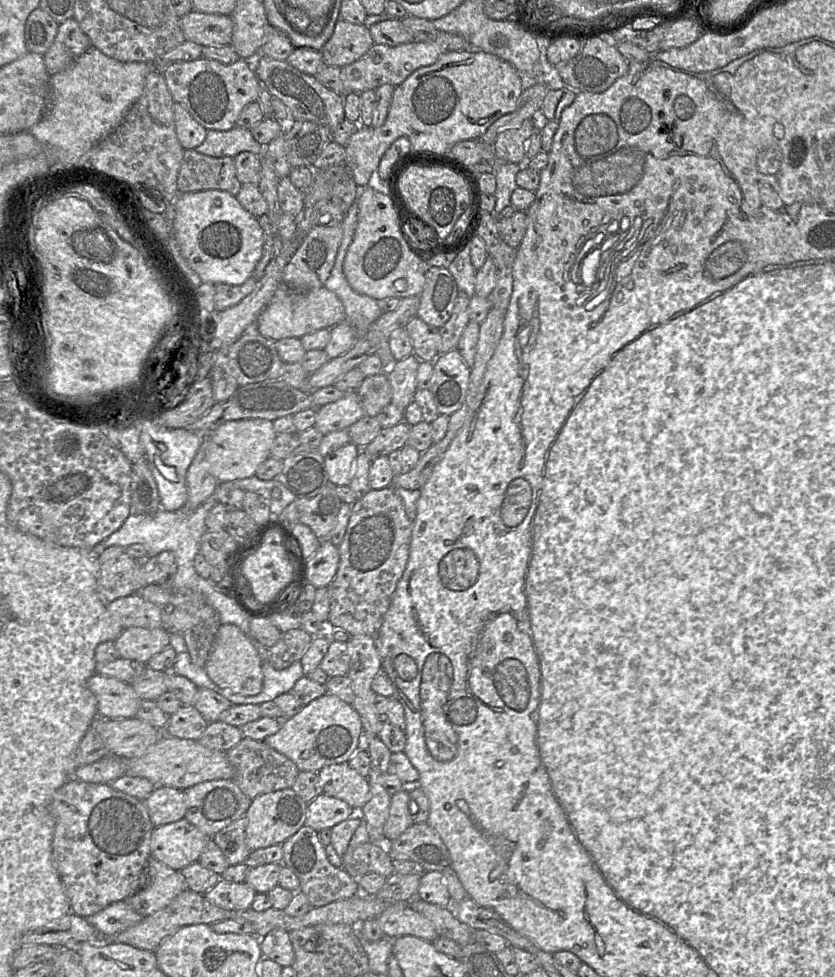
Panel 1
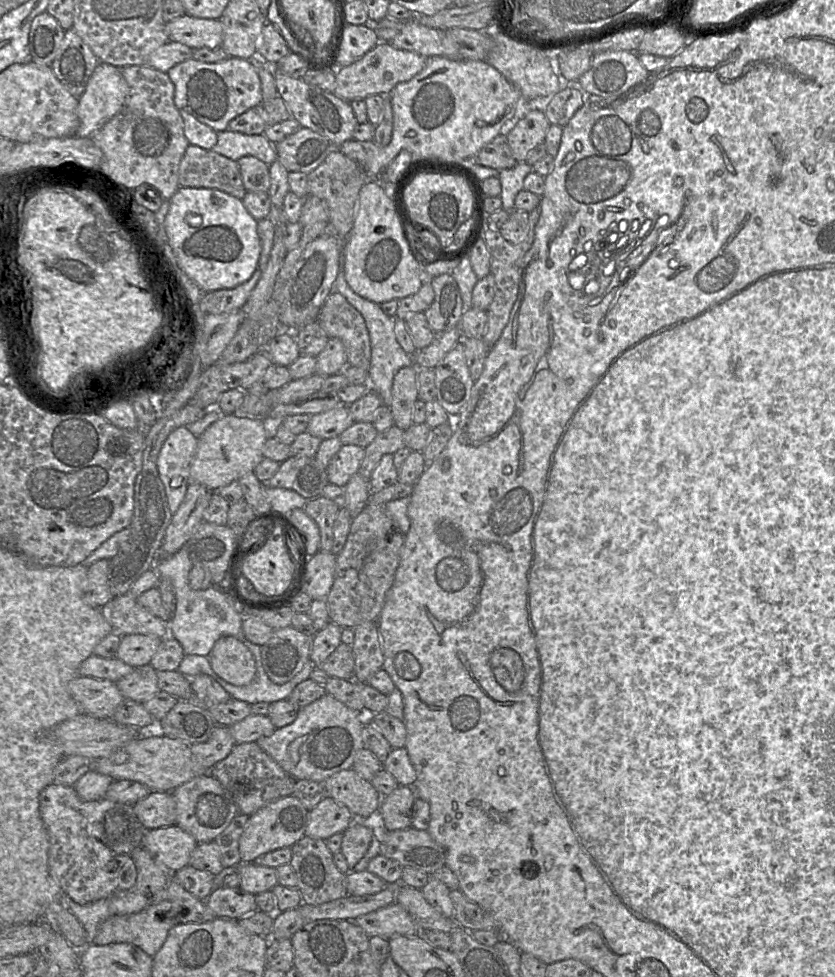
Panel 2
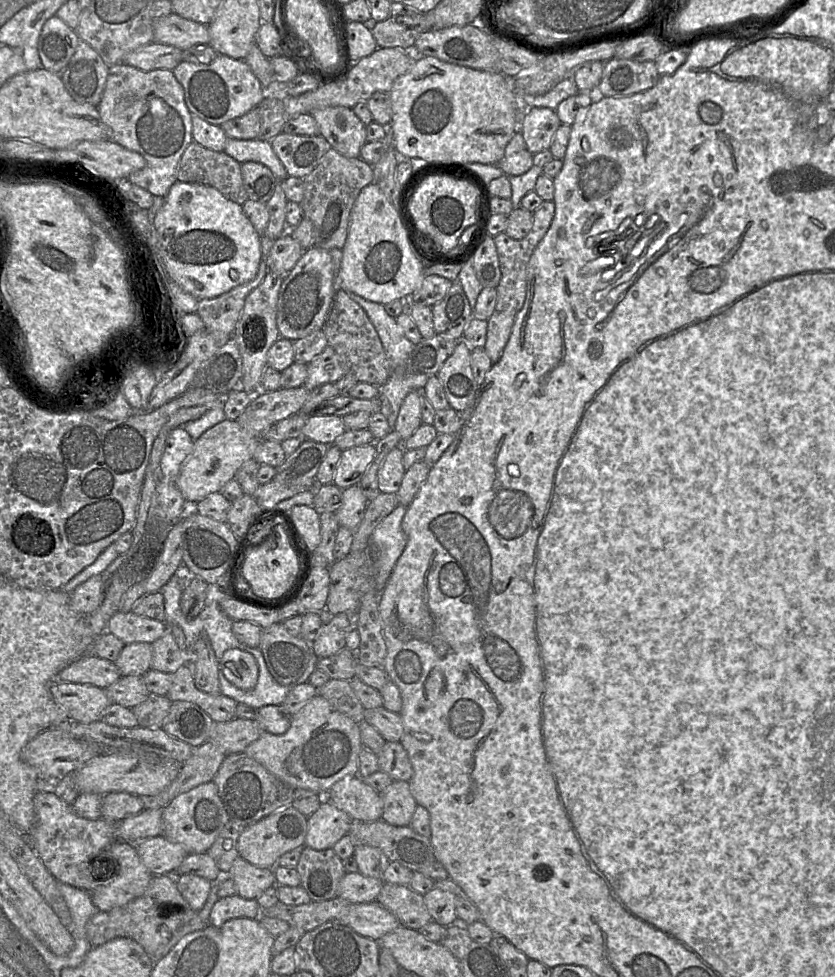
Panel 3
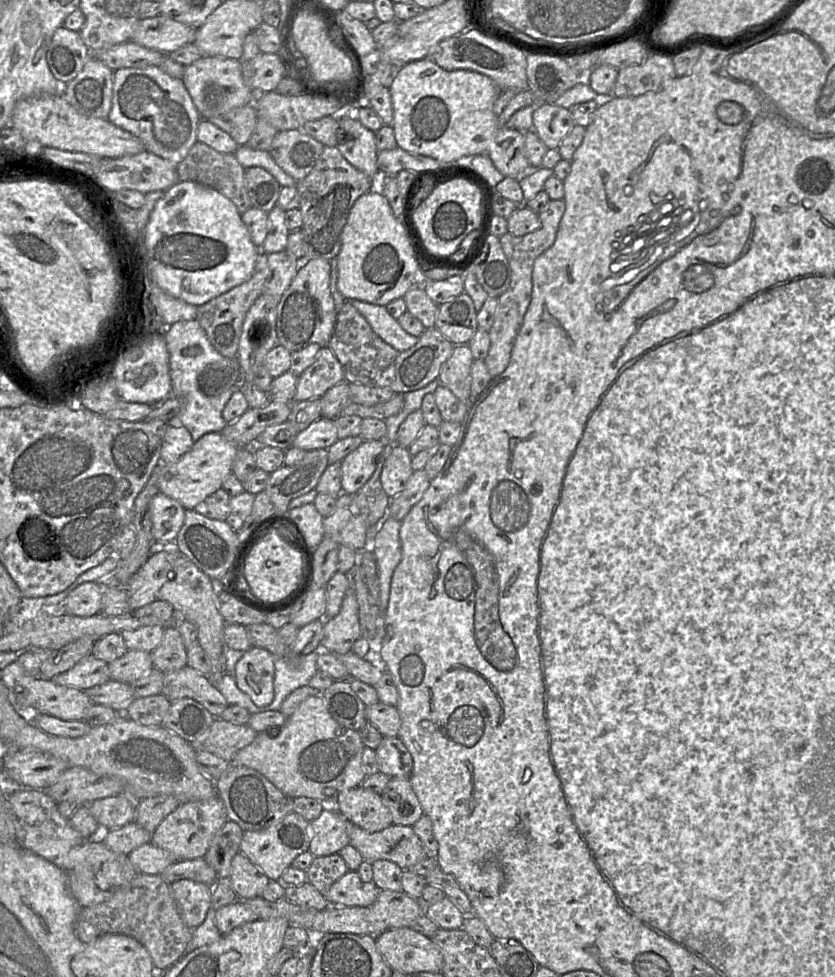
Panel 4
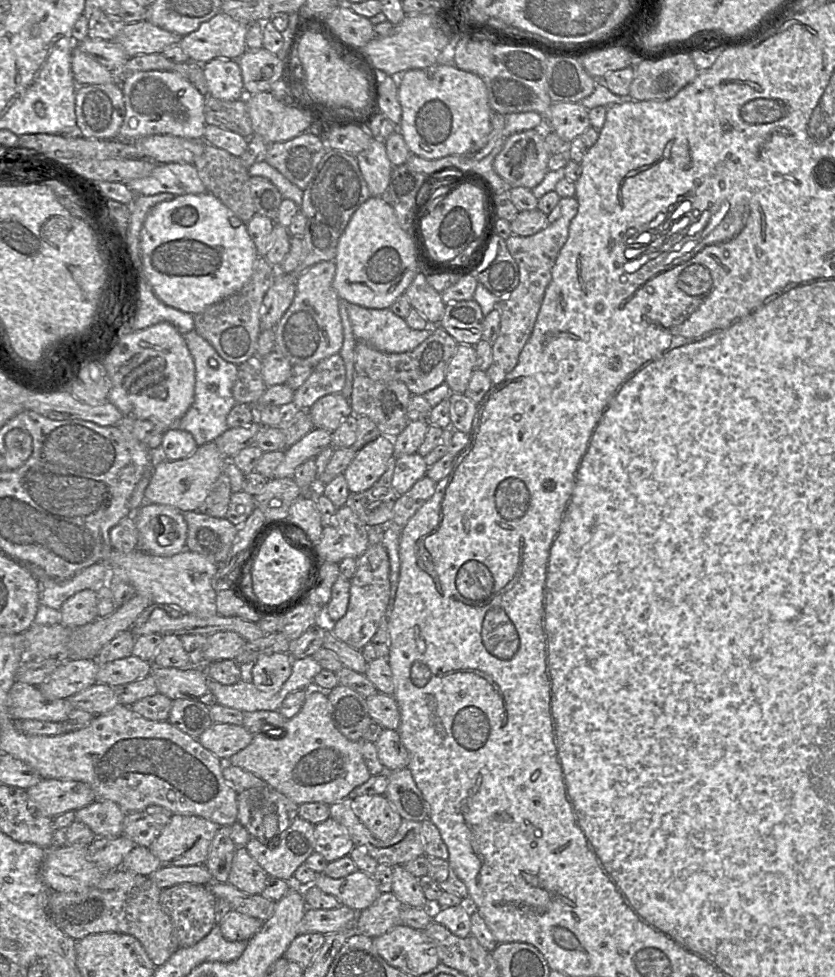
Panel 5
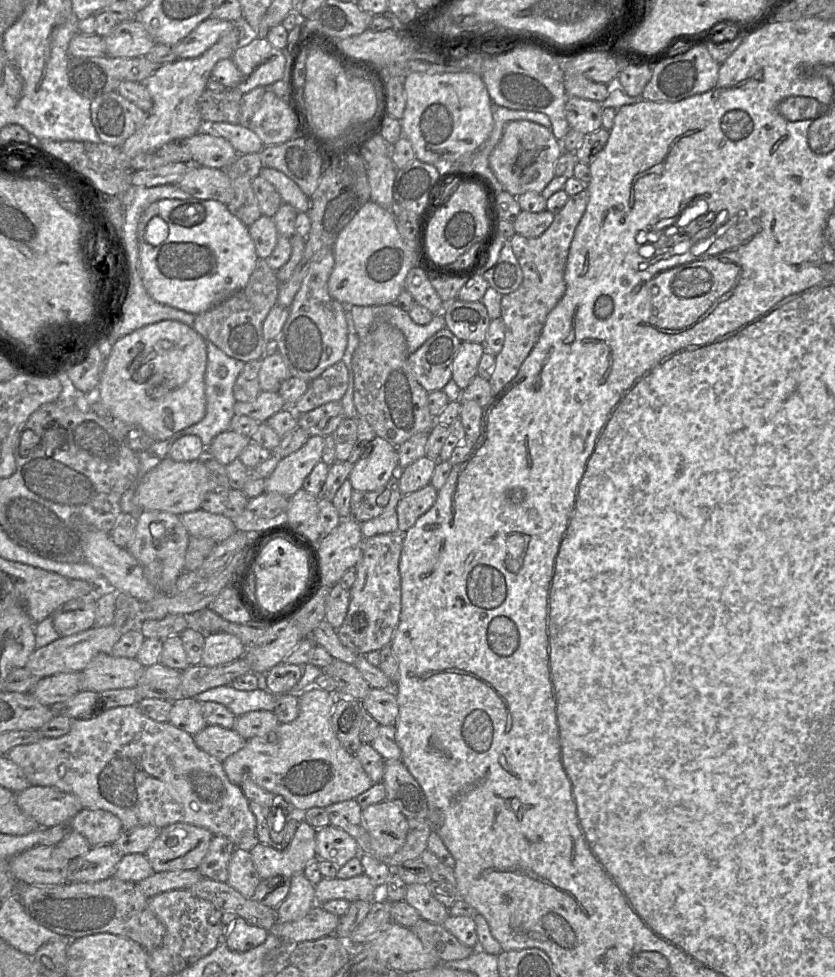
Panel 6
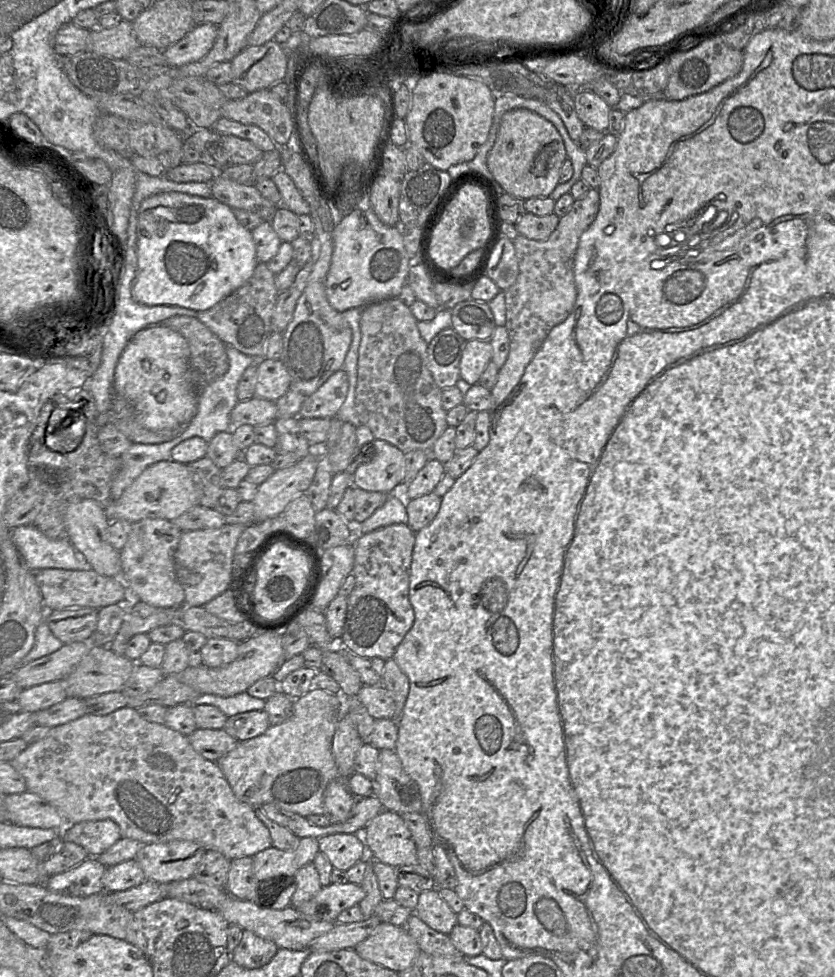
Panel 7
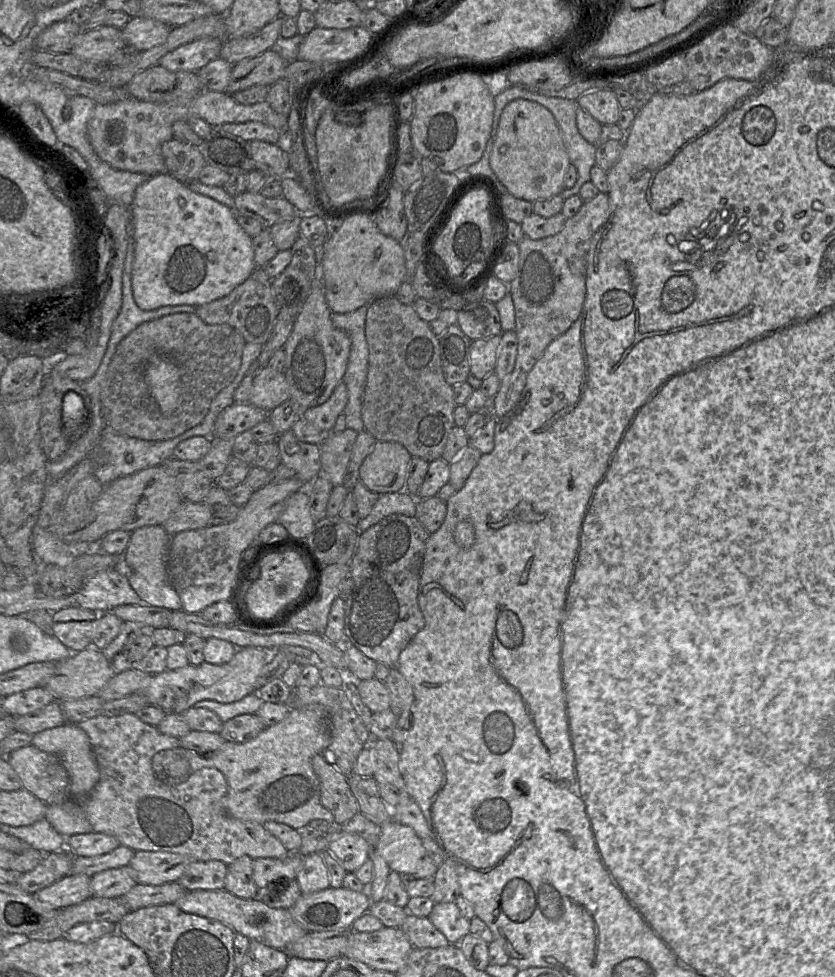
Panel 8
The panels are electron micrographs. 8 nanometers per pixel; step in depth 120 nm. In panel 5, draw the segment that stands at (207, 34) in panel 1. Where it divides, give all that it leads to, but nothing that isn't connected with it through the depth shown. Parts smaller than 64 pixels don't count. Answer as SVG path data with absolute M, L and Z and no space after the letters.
M142 20L126 24L113 42L118 43L129 57L134 57L161 53L170 45L179 44L182 37Z

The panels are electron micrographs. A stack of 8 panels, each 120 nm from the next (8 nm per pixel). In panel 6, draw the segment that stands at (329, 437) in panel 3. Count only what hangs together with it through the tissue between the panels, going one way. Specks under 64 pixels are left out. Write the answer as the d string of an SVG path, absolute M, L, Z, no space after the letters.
M310 436L300 449L280 459L274 471L265 479L265 491L292 497L302 489L304 479L321 461L324 446L325 437Z

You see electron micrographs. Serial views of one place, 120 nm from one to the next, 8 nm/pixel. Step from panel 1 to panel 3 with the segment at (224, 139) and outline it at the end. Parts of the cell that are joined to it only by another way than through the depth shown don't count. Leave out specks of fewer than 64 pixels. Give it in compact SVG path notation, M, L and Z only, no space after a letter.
M227 137L223 151L240 164L254 161L265 165L278 180L288 176L283 164L273 151L270 141L258 138L246 140Z

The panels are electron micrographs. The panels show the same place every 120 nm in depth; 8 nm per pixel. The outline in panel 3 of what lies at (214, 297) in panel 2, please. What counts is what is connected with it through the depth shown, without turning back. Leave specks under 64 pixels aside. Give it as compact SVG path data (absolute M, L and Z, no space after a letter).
M261 257L257 274L252 280L218 297L199 301L196 313L201 317L205 329L216 340L218 347L224 346L233 337L246 297L263 281L267 272L266 260Z

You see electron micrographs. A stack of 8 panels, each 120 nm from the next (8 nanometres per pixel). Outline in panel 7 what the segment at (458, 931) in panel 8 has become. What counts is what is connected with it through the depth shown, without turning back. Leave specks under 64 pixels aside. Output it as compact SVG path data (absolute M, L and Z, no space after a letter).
M438 889L419 893L414 913L430 928L446 935L458 924L457 914L442 899Z

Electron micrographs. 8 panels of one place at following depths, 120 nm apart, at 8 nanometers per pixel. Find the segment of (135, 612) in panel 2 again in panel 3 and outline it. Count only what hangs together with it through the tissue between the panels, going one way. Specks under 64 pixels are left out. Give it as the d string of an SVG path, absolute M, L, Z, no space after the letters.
M119 610L110 618L106 631L121 639L125 645L133 642L152 644L164 635L167 625L133 611Z

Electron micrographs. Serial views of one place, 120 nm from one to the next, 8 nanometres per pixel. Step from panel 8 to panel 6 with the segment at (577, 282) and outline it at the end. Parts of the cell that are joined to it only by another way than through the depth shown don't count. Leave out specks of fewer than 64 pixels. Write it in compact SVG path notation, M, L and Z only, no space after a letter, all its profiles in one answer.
M587 188L569 197L555 214L551 225L536 238L515 233L510 239L513 252L523 273L519 288L501 297L501 318L505 338L501 351L495 356L495 367L489 379L492 397L498 394L517 375L522 363L538 341L546 319L566 290L565 266L575 229L589 200Z

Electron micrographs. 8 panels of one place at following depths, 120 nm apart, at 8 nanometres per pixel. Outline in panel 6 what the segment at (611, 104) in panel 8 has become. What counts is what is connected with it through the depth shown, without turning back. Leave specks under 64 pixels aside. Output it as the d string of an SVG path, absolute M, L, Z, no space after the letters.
M570 96L565 104L566 119L571 129L583 134L592 133L602 127L600 102Z

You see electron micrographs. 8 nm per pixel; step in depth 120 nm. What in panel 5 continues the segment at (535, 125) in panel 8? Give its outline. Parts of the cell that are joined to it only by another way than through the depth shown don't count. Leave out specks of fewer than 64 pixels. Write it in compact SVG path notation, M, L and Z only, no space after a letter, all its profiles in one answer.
M539 128L512 134L495 157L493 167L508 188L537 186L549 171L550 153Z

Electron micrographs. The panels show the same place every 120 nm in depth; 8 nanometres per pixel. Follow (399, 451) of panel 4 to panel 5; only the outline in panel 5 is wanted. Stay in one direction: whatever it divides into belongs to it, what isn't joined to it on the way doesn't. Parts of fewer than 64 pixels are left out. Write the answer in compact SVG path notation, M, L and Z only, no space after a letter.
M417 452L396 456L394 461L392 486L398 495L407 492L419 479L426 475L429 468L424 457Z

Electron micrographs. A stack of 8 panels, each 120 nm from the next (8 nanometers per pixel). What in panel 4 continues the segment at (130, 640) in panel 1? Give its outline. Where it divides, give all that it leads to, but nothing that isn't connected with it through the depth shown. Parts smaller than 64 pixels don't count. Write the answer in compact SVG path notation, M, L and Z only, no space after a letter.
M128 650L122 657L109 663L110 680L133 684L151 669L153 669L151 653Z

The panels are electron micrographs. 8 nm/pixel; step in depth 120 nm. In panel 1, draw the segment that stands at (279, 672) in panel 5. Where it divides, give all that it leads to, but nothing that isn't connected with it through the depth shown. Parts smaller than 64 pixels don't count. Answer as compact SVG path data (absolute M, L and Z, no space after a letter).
M221 624L205 666L208 677L220 688L242 696L256 696L263 688L259 654L249 638L234 624Z

